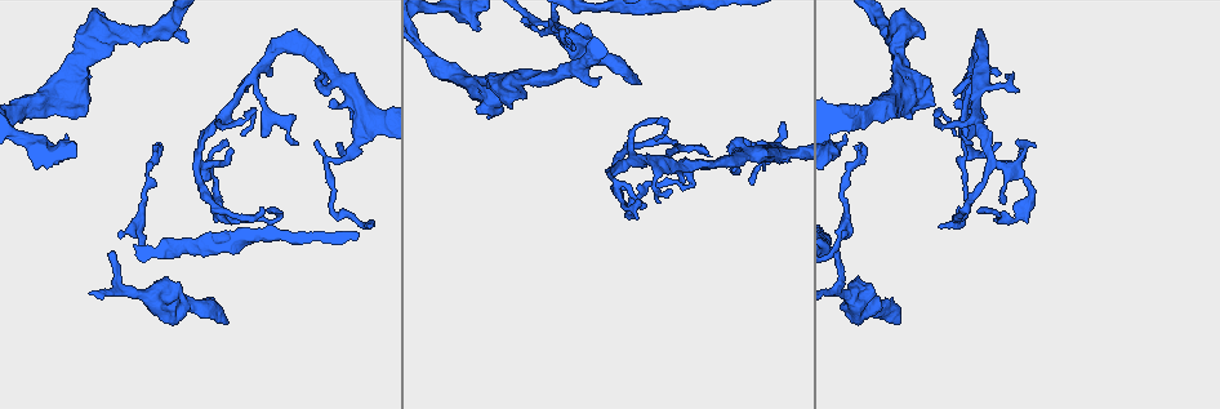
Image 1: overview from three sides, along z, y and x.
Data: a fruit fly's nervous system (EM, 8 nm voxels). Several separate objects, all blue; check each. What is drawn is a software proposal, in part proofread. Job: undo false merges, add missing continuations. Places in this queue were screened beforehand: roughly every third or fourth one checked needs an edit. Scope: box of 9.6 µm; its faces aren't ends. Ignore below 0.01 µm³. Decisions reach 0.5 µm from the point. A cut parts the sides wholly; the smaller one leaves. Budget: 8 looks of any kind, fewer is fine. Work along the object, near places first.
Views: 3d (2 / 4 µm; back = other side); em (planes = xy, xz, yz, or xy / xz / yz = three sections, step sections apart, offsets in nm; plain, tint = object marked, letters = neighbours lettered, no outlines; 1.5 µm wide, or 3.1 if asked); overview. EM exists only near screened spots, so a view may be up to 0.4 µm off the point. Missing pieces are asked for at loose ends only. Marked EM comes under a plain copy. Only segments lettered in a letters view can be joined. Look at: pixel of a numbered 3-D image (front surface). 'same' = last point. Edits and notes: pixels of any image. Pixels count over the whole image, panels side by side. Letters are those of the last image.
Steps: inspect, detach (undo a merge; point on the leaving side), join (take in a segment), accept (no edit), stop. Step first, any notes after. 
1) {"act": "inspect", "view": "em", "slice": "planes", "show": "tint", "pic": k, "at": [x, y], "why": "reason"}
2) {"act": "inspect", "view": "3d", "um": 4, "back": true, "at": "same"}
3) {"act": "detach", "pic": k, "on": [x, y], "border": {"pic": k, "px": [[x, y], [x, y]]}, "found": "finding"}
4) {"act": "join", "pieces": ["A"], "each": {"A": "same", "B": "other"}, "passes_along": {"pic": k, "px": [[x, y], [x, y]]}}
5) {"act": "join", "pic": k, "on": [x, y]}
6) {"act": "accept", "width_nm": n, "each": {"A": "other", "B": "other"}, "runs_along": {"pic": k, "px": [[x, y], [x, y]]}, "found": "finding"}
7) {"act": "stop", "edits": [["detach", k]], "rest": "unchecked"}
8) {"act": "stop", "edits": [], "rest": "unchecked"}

{"act": "inspect", "view": "em", "slice": "planes", "show": "letters", "pic": 1, "at": [479, 23], "why": "branch stops here"}

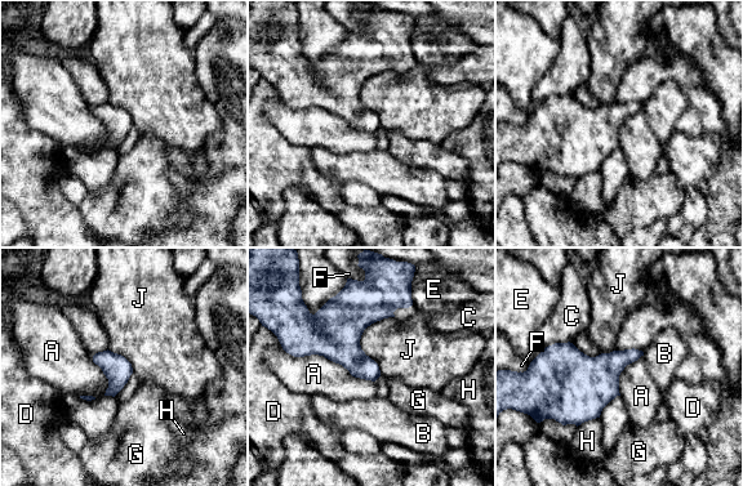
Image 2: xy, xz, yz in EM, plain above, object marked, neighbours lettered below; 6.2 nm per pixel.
{"act": "accept", "each": {"A": "other", "B": "other", "C": "other", "D": "other", "E": "other", "F": "other", "G": "other", "H": "other", "J": "other"}, "border": {"pic": 2, "px": [[394, 316], [360, 339], [381, 375]]}, "found": "no lettered segment goes on from it"}

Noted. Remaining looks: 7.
{"act": "inspect", "view": "em", "um": 3.1, "slice": "planes", "show": "letters", "pic": 1, "at": [235, 127], "why": "abrupt turn"}

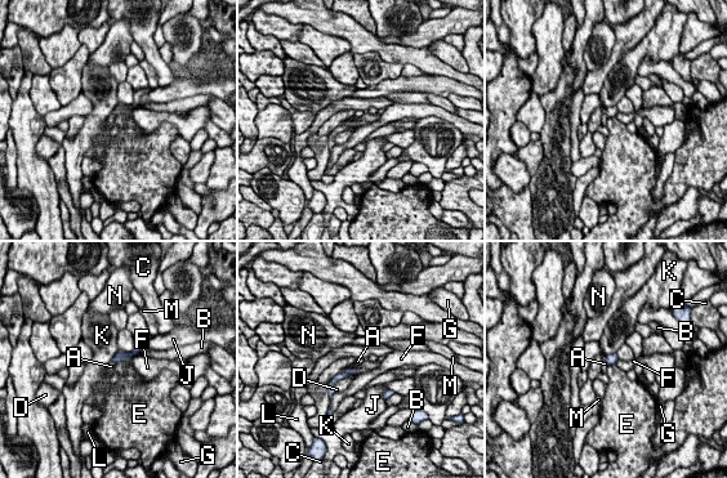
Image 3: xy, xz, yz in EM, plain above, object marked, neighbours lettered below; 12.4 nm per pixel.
{"act": "accept", "each": {"A": "other", "B": "other", "C": "other", "D": "other", "E": "other", "F": "other", "G": "other", "J": "other", "K": "other", "L": "other", "M": "other", "N": "other"}, "border": {"pic": 3, "px": [[356, 369], [348, 369], [343, 372]]}, "found": "continuous, no second neuron"}

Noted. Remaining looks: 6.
{"act": "inspect", "view": "em", "slice": "planes", "show": "letters", "pic": 1, "at": [225, 323], "why": "stops while still wide"}

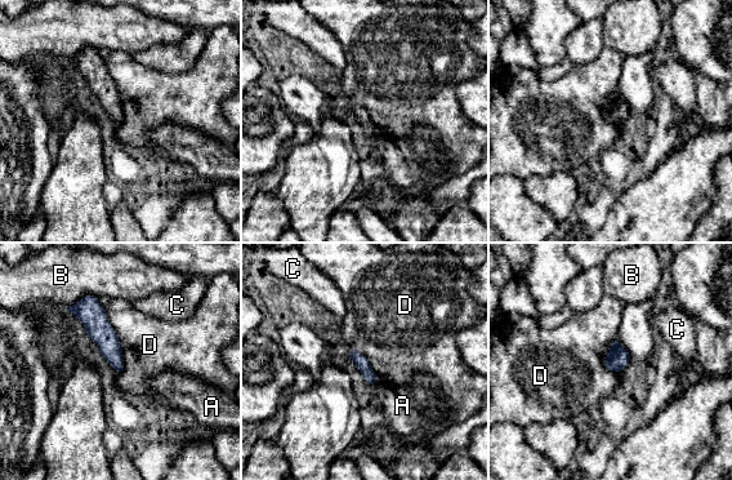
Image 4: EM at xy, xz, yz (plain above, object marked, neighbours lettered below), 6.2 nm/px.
{"act": "accept", "longest_contact_nm": ["D", 420], "each": {"A": "other", "B": "other", "C": "other", "D": "other"}, "runs_along": {"pic": 4, "px": [[89, 298], [89, 311], [120, 367]]}, "found": "no lettered segment goes on from it"}

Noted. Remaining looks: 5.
{"act": "stop", "edits": [], "rest": "unchecked"}

